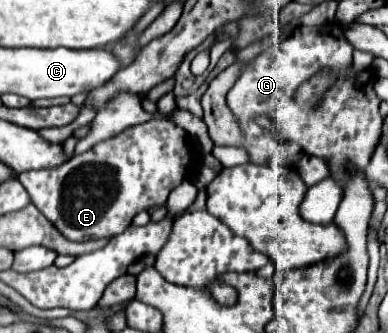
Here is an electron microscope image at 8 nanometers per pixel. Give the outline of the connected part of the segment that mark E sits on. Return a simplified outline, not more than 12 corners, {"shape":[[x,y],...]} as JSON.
{"shape":[[151,119],[19,173],[71,241],[115,237],[197,163]]}

